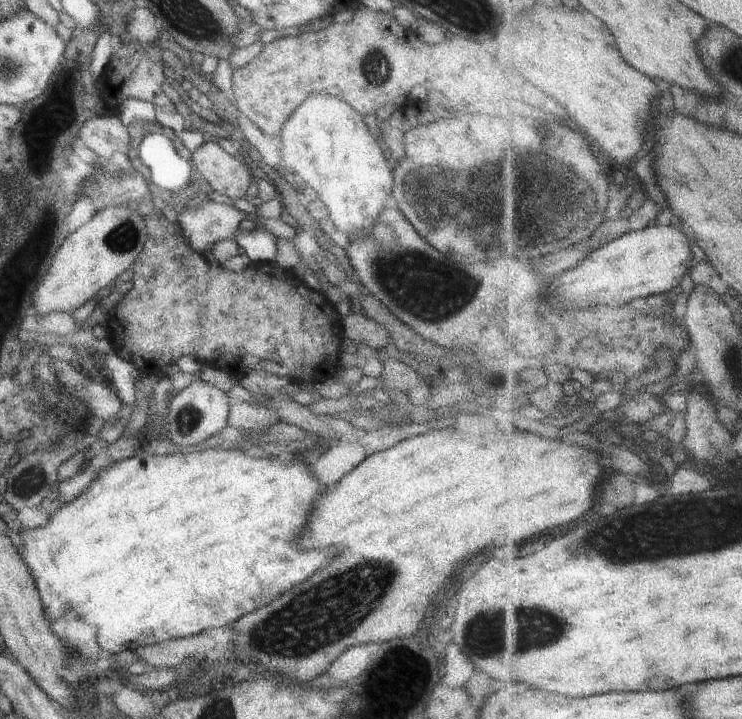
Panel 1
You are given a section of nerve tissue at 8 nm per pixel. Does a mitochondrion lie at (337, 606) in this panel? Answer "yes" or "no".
yes

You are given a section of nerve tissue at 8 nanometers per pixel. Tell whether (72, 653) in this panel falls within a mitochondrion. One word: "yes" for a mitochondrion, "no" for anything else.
no

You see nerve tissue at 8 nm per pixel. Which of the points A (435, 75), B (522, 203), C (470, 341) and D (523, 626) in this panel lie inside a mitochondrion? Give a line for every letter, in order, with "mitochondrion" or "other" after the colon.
A: other
B: mitochondrion
C: other
D: mitochondrion

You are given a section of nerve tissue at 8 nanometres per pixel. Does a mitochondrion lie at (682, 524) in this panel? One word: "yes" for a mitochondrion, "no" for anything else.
yes

